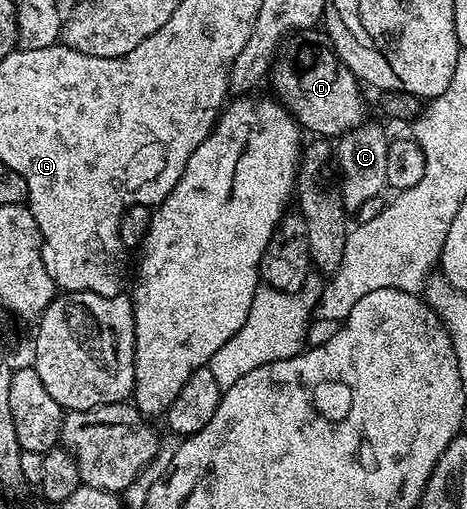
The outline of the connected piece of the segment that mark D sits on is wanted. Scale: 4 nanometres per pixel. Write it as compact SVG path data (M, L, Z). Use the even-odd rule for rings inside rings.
M302 44L294 61L279 70L276 96L307 133L314 132L310 134L318 138L337 138L367 119L366 100L361 90L358 77L344 66L333 50L326 46L314 49L310 44Z

